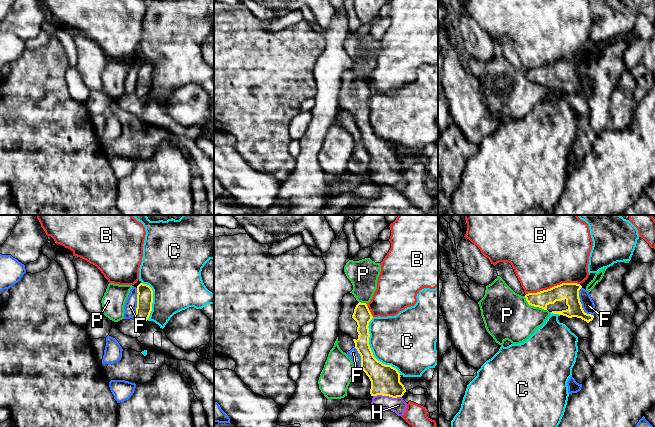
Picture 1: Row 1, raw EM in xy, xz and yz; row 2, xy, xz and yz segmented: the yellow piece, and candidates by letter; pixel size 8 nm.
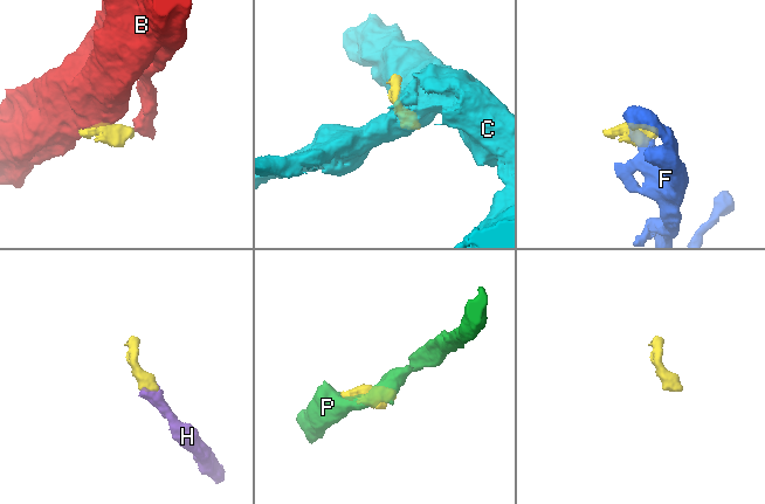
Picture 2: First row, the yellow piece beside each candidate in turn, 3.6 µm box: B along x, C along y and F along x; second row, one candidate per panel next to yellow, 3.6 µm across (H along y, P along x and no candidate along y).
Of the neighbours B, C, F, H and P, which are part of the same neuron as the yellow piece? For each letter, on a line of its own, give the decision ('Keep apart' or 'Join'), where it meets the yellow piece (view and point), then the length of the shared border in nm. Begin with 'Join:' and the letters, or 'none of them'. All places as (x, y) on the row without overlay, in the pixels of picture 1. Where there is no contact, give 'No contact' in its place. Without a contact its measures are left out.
Join: H
B: Keep apart. Touches yellow at yz (552, 63). Shared border 440 nm
C: Keep apart. Touches yellow at xz (371, 126). Shared border 500 nm
F: Keep apart. Touches yellow at yz (581, 80). Shared border 260 nm
H: Join. Touches yellow at xz (387, 171). Shared border 240 nm
P: Keep apart. Touches yellow at yz (534, 82). Shared border 220 nm

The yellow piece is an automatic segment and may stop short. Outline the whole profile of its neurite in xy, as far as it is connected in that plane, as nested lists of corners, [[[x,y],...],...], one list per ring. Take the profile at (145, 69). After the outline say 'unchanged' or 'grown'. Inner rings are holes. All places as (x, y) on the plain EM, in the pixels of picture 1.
[[[140,59],[137,62],[137,69],[135,94],[137,97],[144,99],[148,96],[152,87],[153,66],[149,61]]] | unchanged

